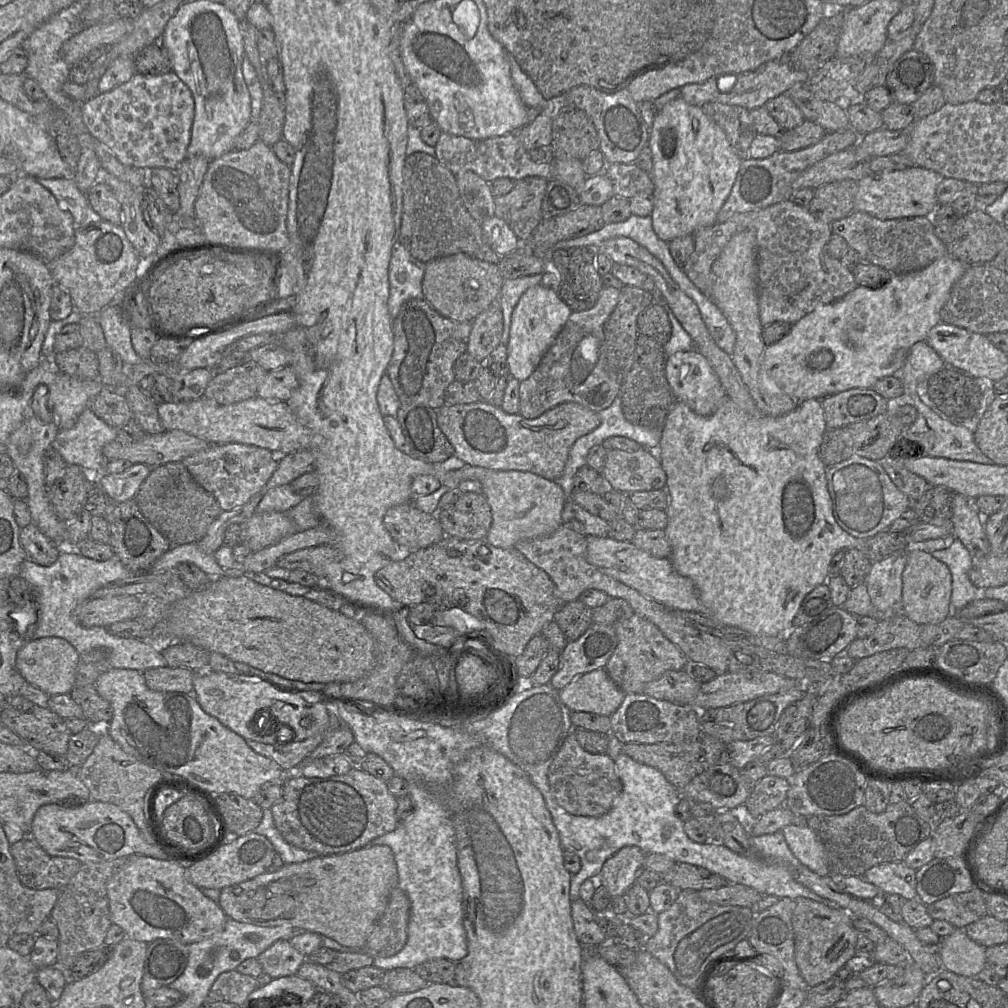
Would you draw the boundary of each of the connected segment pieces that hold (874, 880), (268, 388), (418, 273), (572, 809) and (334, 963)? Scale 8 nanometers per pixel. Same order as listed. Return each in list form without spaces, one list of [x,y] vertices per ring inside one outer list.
[[[904,862],[875,865],[863,874],[863,879],[875,885],[881,894],[897,894],[905,900],[916,897],[916,870]]]
[[[288,365],[269,371],[257,390],[257,396],[267,400],[287,401],[297,387],[295,371]]]
[[[399,239],[392,246],[388,298],[388,310],[392,320],[397,317],[406,301],[424,298],[422,282],[426,264],[414,258]]]
[[[573,731],[567,736],[548,770],[551,793],[568,813],[598,817],[607,813],[622,791],[622,783],[613,761],[606,753],[592,754],[578,743]]]
[[[322,946],[306,956],[306,960],[343,974],[350,970],[373,966],[374,958],[367,953],[340,952]]]

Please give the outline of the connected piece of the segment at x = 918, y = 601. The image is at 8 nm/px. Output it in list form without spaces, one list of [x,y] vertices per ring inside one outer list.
[[[908,546],[907,562],[902,572],[902,613],[918,625],[939,623],[951,613],[951,573],[930,553]]]

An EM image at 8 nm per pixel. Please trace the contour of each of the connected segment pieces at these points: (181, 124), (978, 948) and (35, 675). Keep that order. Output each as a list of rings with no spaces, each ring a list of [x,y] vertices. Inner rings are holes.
[[[174,71],[156,76],[135,73],[128,82],[84,102],[81,109],[89,133],[107,145],[124,165],[149,171],[153,168],[175,171],[187,157],[195,103],[190,89]]]
[[[955,928],[950,935],[943,938],[943,946],[938,954],[941,968],[958,975],[976,977],[986,967],[986,948],[970,939],[964,929]]]
[[[44,637],[27,641],[18,651],[16,667],[27,683],[49,696],[68,694],[75,685],[79,653],[65,639]]]

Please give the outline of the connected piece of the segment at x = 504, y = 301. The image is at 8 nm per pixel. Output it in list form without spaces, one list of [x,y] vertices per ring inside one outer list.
[[[542,274],[521,276],[514,279],[504,279],[499,301],[503,314],[503,333],[500,344],[507,345],[509,341],[511,316],[522,294],[530,287],[542,283]]]

